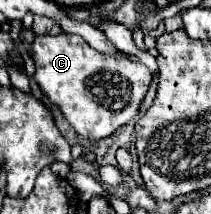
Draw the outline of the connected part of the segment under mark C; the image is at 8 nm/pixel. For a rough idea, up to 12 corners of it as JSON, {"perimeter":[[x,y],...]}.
{"perimeter":[[34,37],[32,79],[100,141],[138,115],[146,65]]}

